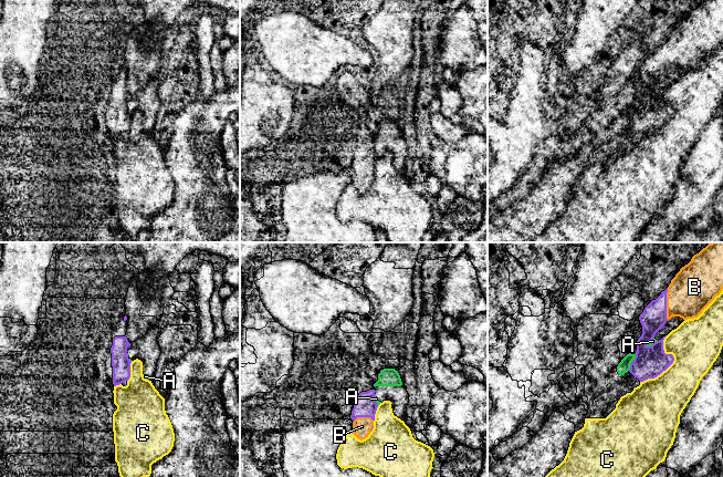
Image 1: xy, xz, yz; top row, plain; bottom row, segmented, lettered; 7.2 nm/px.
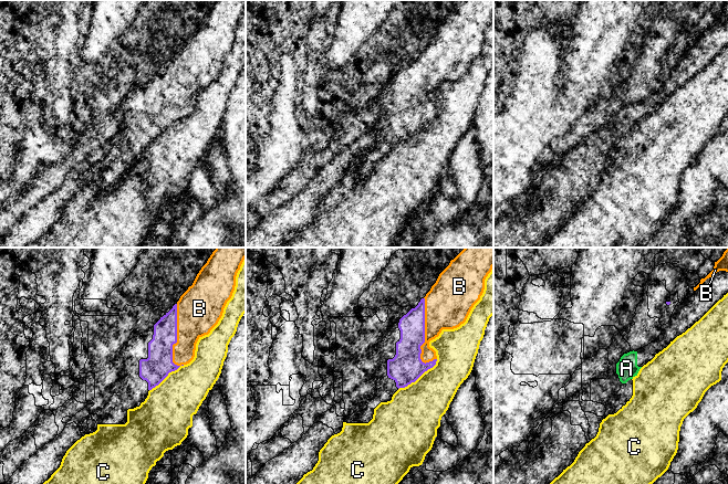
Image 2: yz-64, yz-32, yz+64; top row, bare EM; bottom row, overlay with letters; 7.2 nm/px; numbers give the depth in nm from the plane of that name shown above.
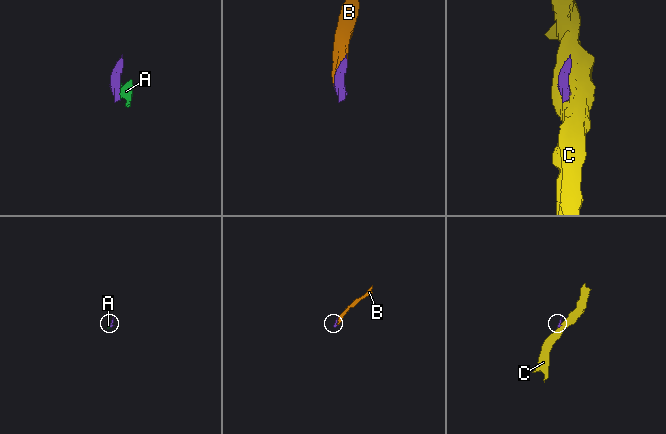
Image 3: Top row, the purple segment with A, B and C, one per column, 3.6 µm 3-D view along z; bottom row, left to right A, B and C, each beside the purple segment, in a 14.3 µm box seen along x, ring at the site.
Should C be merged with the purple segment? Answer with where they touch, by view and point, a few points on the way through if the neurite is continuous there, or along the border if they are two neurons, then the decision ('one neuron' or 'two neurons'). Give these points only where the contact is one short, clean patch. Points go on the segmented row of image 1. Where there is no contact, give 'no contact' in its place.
contact yz (671, 363); border yz (667, 335), (663, 351), (673, 361), (656, 376), (640, 382); two neurons

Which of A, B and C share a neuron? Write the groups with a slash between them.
A / B / C

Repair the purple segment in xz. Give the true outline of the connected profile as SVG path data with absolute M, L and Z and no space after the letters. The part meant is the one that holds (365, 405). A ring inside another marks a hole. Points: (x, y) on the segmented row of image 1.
M375 390L362 392L355 398L350 415L350 418L354 421L352 433L358 439L365 439L373 431L377 407Z

